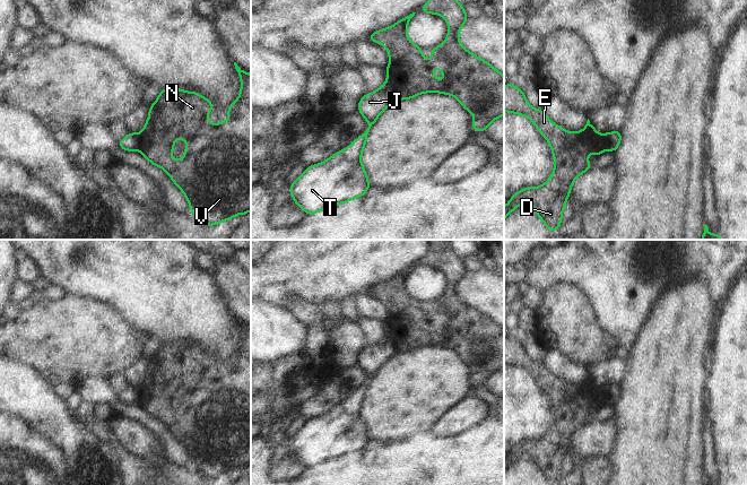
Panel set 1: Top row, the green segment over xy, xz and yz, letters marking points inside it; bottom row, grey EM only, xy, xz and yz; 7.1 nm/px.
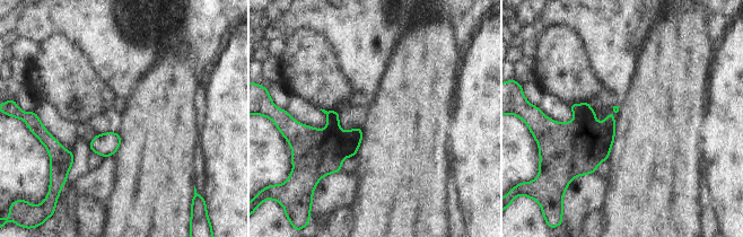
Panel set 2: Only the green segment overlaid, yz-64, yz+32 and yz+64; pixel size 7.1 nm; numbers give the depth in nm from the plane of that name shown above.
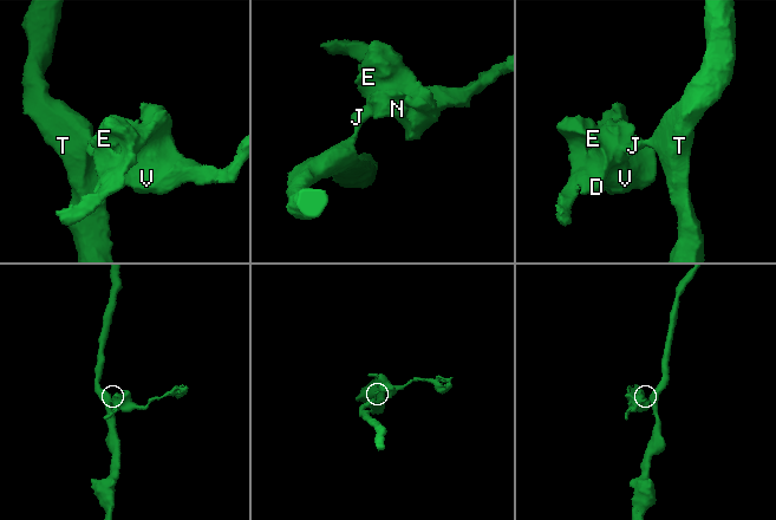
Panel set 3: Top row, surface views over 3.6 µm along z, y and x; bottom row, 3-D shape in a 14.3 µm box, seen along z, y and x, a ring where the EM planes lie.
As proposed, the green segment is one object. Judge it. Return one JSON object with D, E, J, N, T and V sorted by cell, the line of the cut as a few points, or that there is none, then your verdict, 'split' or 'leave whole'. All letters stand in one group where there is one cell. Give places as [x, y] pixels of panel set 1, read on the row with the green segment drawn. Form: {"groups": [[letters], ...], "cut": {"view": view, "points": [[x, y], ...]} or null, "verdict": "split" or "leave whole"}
{"groups": [["D", "E", "N", "V"], ["J", "T"]], "cut": {"view": "yz", "points": [[610, 132], [601, 140], [602, 149]]}, "verdict": "split"}

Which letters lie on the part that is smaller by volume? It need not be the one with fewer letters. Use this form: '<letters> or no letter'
D, E, N, V

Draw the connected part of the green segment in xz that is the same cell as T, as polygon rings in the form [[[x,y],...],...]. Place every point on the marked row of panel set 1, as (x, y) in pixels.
[[[389,80],[374,93],[364,95],[359,101],[358,110],[359,114],[366,119],[368,129],[346,149],[318,165],[309,166],[290,184],[293,200],[307,215],[365,194],[371,184],[361,156],[370,128],[394,101]]]

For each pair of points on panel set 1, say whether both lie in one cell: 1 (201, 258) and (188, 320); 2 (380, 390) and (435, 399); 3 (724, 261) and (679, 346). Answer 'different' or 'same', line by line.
1: different
2: same
3: different

